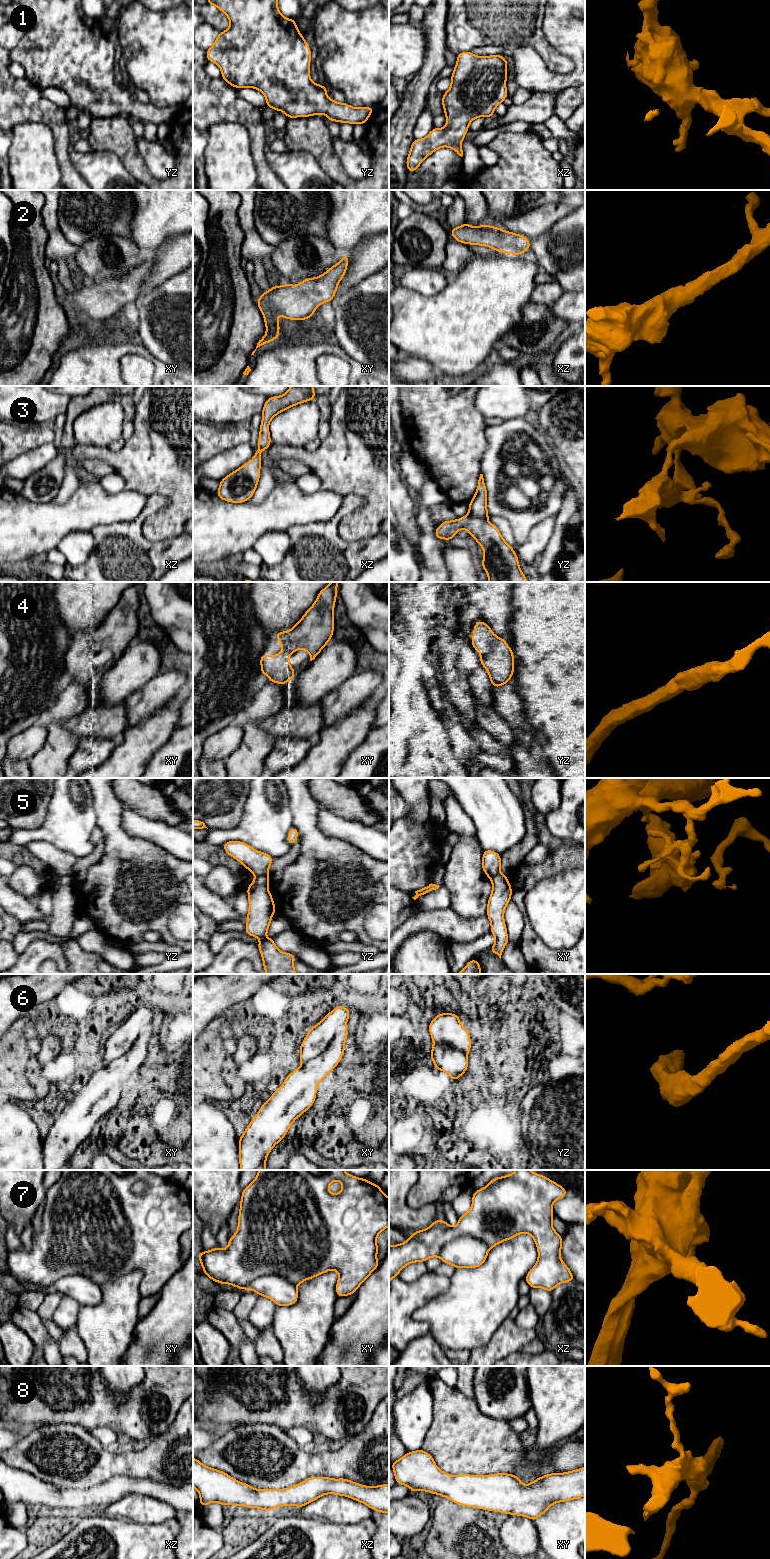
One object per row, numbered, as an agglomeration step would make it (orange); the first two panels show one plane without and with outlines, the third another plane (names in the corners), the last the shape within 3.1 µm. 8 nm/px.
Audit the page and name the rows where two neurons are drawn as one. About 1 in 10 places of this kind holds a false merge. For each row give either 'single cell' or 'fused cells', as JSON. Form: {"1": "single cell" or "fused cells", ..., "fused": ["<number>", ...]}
{"1": "single cell", "2": "single cell", "3": "single cell", "4": "single cell", "5": "fused cells", "6": "single cell", "7": "fused cells", "8": "single cell", "fused": ["5", "7"]}

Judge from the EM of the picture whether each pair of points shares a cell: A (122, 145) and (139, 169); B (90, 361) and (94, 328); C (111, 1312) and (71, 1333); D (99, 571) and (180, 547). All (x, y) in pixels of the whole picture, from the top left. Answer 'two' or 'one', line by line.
A: one
B: two
C: two
D: one

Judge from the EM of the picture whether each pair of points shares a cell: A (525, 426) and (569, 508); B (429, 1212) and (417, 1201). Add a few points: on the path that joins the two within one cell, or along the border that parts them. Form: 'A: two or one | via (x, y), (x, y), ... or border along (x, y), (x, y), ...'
A: two | border along (562, 475), (564, 498), (561, 508), (556, 514)
B: two | border along (406, 1194), (406, 1203), (410, 1207), (435, 1206)

